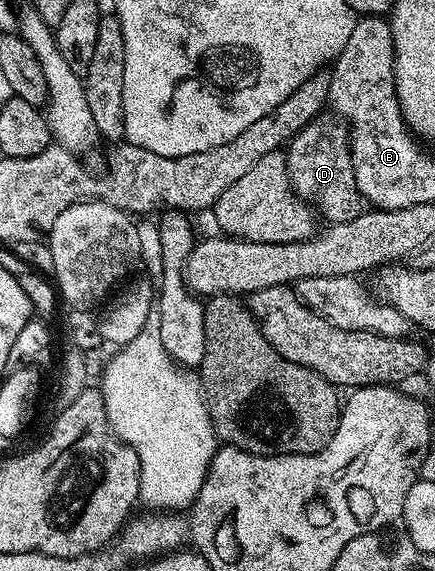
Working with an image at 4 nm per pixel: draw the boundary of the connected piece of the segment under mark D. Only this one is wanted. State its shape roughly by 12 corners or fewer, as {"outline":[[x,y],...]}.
{"outline":[[320,115],[291,139],[291,189],[328,225],[364,211],[346,123]]}

